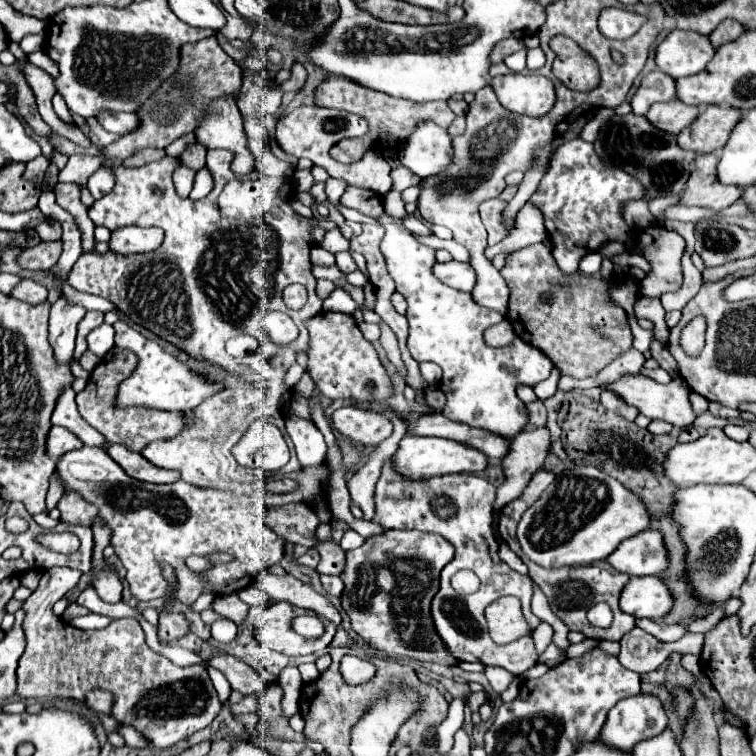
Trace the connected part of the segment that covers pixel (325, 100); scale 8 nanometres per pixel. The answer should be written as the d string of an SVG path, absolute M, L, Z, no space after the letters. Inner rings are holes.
M329 76L325 82L321 82L321 86L317 88L317 94L315 94L315 104L323 106L323 108L347 110L347 112L363 116L369 122L369 128L371 128L369 136L363 136L363 138L357 138L357 140L341 140L341 142L337 142L337 146L333 146L331 156L339 162L357 162L369 150L371 144L403 142L415 130L419 120L433 120L443 128L449 128L451 122L455 120L455 114L451 112L447 102L437 100L437 102L415 104L415 102L409 102L409 100L393 98L393 96L377 92L377 90L369 90L369 88L357 84L349 78L341 78L341 76Z

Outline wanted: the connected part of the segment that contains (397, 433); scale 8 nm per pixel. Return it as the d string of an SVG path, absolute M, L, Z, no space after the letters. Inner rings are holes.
M393 415L391 421L394 425L393 436L389 436L385 442L381 442L375 448L375 452L371 452L369 460L361 466L361 470L347 484L351 500L357 502L363 510L363 520L373 520L373 516L375 516L375 512L371 512L371 510L375 510L373 494L375 494L375 484L381 474L381 466L389 456L393 456L397 452L399 442L409 430L408 424L402 417Z

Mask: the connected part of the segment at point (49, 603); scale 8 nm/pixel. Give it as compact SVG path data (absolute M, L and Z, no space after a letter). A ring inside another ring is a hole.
M51 568L43 572L37 590L25 600L27 648L17 668L17 694L23 698L85 700L85 692L93 688L109 690L115 696L115 720L143 732L155 748L169 748L209 726L219 714L221 702L205 668L179 668L163 654L153 652L145 644L137 620L113 620L103 630L85 632L65 626L53 614L53 605L77 585L81 576L79 570Z

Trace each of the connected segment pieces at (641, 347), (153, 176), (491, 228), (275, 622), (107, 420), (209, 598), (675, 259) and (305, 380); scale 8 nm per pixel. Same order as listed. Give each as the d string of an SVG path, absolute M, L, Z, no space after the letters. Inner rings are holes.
M629 318L629 324L631 324L631 330L633 330L633 348L639 350L639 352L645 352L653 340L653 332L651 330L643 330L635 318Z
M215 148L215 150L207 150L207 166L209 166L209 172L213 174L213 180L215 180L215 186L213 186L213 190L209 192L209 196L205 196L203 200L191 200L191 198L179 198L179 196L177 196L177 192L175 192L175 188L173 188L173 180L171 180L171 174L173 174L173 168L175 168L179 160L179 158L176 158L175 156L165 156L165 158L161 158L159 162L149 162L149 164L145 164L145 166L141 166L141 168L125 168L125 166L121 166L121 164L119 164L119 166L117 166L117 164L113 164L113 172L115 172L115 188L113 188L113 192L111 192L111 194L107 194L105 198L97 200L97 202L95 202L95 204L93 204L93 206L89 208L89 218L91 218L91 220L93 220L93 222L95 222L97 226L107 226L109 230L115 230L115 228L121 228L121 226L129 226L129 224L135 224L135 226L161 226L161 228L165 230L165 240L163 240L163 244L161 244L161 246L159 246L157 250L153 250L153 252L149 252L149 254L131 254L131 256L119 256L119 254L113 254L113 266L111 266L111 272L107 270L107 282L87 282L87 284L93 284L93 286L91 286L91 288L77 288L77 290L83 290L83 292L87 292L87 294L95 294L95 296L103 296L103 298L111 300L111 302L113 302L113 304L115 304L115 306L117 306L117 308L119 308L119 310L121 310L123 314L127 314L127 316L129 316L129 318L131 318L133 322L137 322L137 324L141 324L141 326L145 326L147 330L151 330L151 332L155 332L157 336L161 336L163 340L167 340L167 342L171 342L171 344L179 346L181 350L189 352L191 356L201 356L201 358L205 358L205 360L209 360L209 362L213 362L213 364L217 364L217 366L223 366L223 368L225 368L225 370L229 370L229 372L235 372L235 374L241 374L241 368L249 368L249 370L257 372L257 374L261 376L261 380L265 382L265 386L259 386L259 388L263 388L263 392L267 394L266 407L271 408L271 410L275 412L275 414L268 414L266 419L268 422L275 424L275 426L277 426L277 428L281 430L290 450L290 460L289 462L287 462L287 464L285 464L285 466L283 466L283 468L281 468L281 474L287 474L287 472L293 472L293 470L299 470L299 468L301 468L301 464L299 464L299 460L297 460L294 444L289 435L287 434L285 427L285 420L283 420L283 414L281 414L281 410L279 410L279 400L281 400L281 394L283 394L283 390L285 390L285 386L283 386L283 376L285 376L285 370L287 370L287 368L289 368L289 366L291 366L291 364L295 362L295 352L297 352L297 350L307 350L307 342L309 342L309 334L307 334L307 328L303 326L303 320L305 320L305 318L311 318L311 316L315 316L315 314L319 314L319 312L321 312L321 304L323 304L323 302L319 300L319 296L315 294L315 278L313 278L313 274L311 274L311 260L309 260L309 252L311 252L311 248L315 246L315 240L313 240L313 228L315 228L315 226L321 226L321 228L323 228L325 232L329 232L329 230L335 230L335 228L337 228L337 224L335 224L335 222L331 222L331 220L319 220L319 218L303 218L303 216L299 216L299 214L297 214L297 212L295 212L295 210L293 210L291 206L289 206L289 200L285 202L285 220L269 220L269 224L265 224L265 222L257 222L257 224L255 224L255 220L249 220L249 222L245 222L245 220L231 220L231 218L225 218L225 216L221 216L221 212L217 210L217 204L215 204L215 200L217 200L217 196L219 196L221 188L225 186L225 180L231 180L231 178L235 178L235 174L233 174L233 172L231 171L231 162L233 162L233 158L234 158L233 152L229 152L229 150L221 150L221 148ZM281 262L285 262L285 272L283 272L283 270L279 268L279 266L281 266ZM303 280L305 280L305 288L307 288L307 292L309 292L309 300L307 300L307 304L305 304L305 306L303 306L303 308L301 308L299 312L293 312L293 310L287 310L287 308L285 308L285 304L283 304L283 300L281 300L281 290L283 290L283 286L287 286L287 284L295 284L295 282L297 282L297 284L303 284ZM267 302L273 302L273 310L281 310L281 312L289 314L289 318L291 318L291 320L293 320L293 322L297 324L297 328L299 328L299 336L297 336L297 338L295 338L293 342L289 342L287 346L277 346L277 344L273 344L273 342L271 342L271 338L269 338L269 334L267 334L267 328L265 328L265 324L263 324L263 312L267 312L267 310L265 310L265 304L267 304ZM239 336L251 336L251 338L255 338L255 340L259 342L259 348L257 348L255 352L249 352L249 350L245 350L245 352L241 352L241 354L231 354L231 352L227 352L227 344L229 344L229 342L233 342L233 340L235 340L235 338L239 338Z
M495 198L495 200L487 200L479 206L479 212L481 212L481 220L489 232L489 246L501 242L509 232L507 228L503 226L501 222L501 210L505 208L505 202Z
M275 602L273 606L265 608L259 614L259 620L255 620L255 624L263 624L261 642L285 656L305 656L325 650L331 644L337 626L333 622L327 622L327 630L321 638L305 640L291 630L291 620L301 614L307 614L307 610L301 610L289 602Z
M117 346L111 348L103 356L103 360L95 366L87 382L87 388L77 394L77 406L79 406L79 414L83 416L83 420L89 426L93 426L99 434L103 434L107 442L121 444L133 452L141 452L149 442L155 442L159 438L175 438L183 430L183 426L189 424L189 418L185 412L149 410L143 406L127 406L127 408L115 406L117 386L125 378L129 378L129 374L133 374L135 368L137 368L137 356L131 350L121 350Z
M205 590L199 598L197 598L197 602L191 606L195 612L201 612L201 610L207 610L207 608L211 608L211 604L213 604L213 598L215 598L215 594L211 592L211 590Z
M649 226L645 228L643 232L649 232L653 236L653 242L647 250L643 250L643 256L635 254L635 252L621 252L617 256L611 258L611 262L615 266L637 266L641 268L643 272L649 272L645 278L643 278L643 286L641 286L641 294L643 296L651 296L651 298L659 298L661 294L665 292L677 292L683 284L683 272L681 272L681 258L683 258L683 252L685 252L685 240L681 234L677 234L675 230L667 230L663 226Z
M305 368L305 374L301 376L301 380L295 384L295 392L303 394L305 398L307 398L307 396L311 396L311 394L315 392L315 384L313 384L311 374L309 374L309 370L307 370L307 368Z

